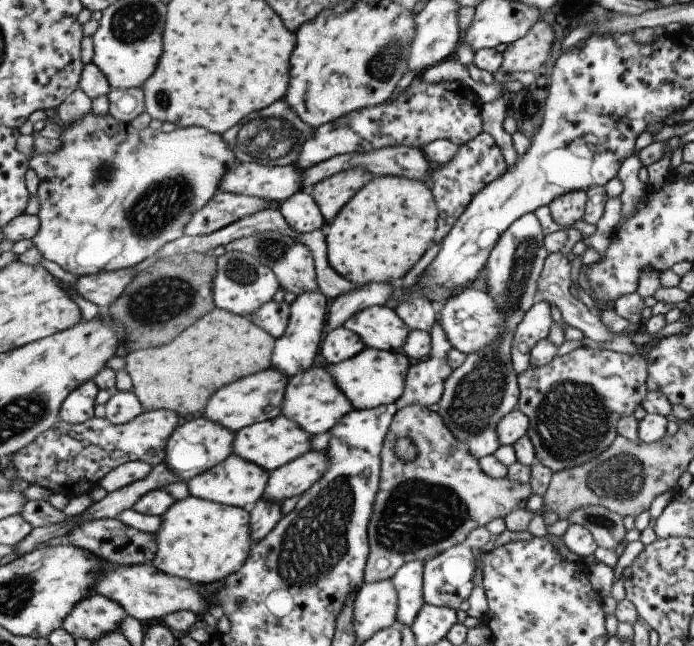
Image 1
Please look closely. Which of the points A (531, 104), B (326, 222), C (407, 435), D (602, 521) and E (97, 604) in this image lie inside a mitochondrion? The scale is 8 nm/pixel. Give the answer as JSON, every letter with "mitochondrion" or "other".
{"A":"mitochondrion","B":"other","C":"other","D":"mitochondrion","E":"other"}

